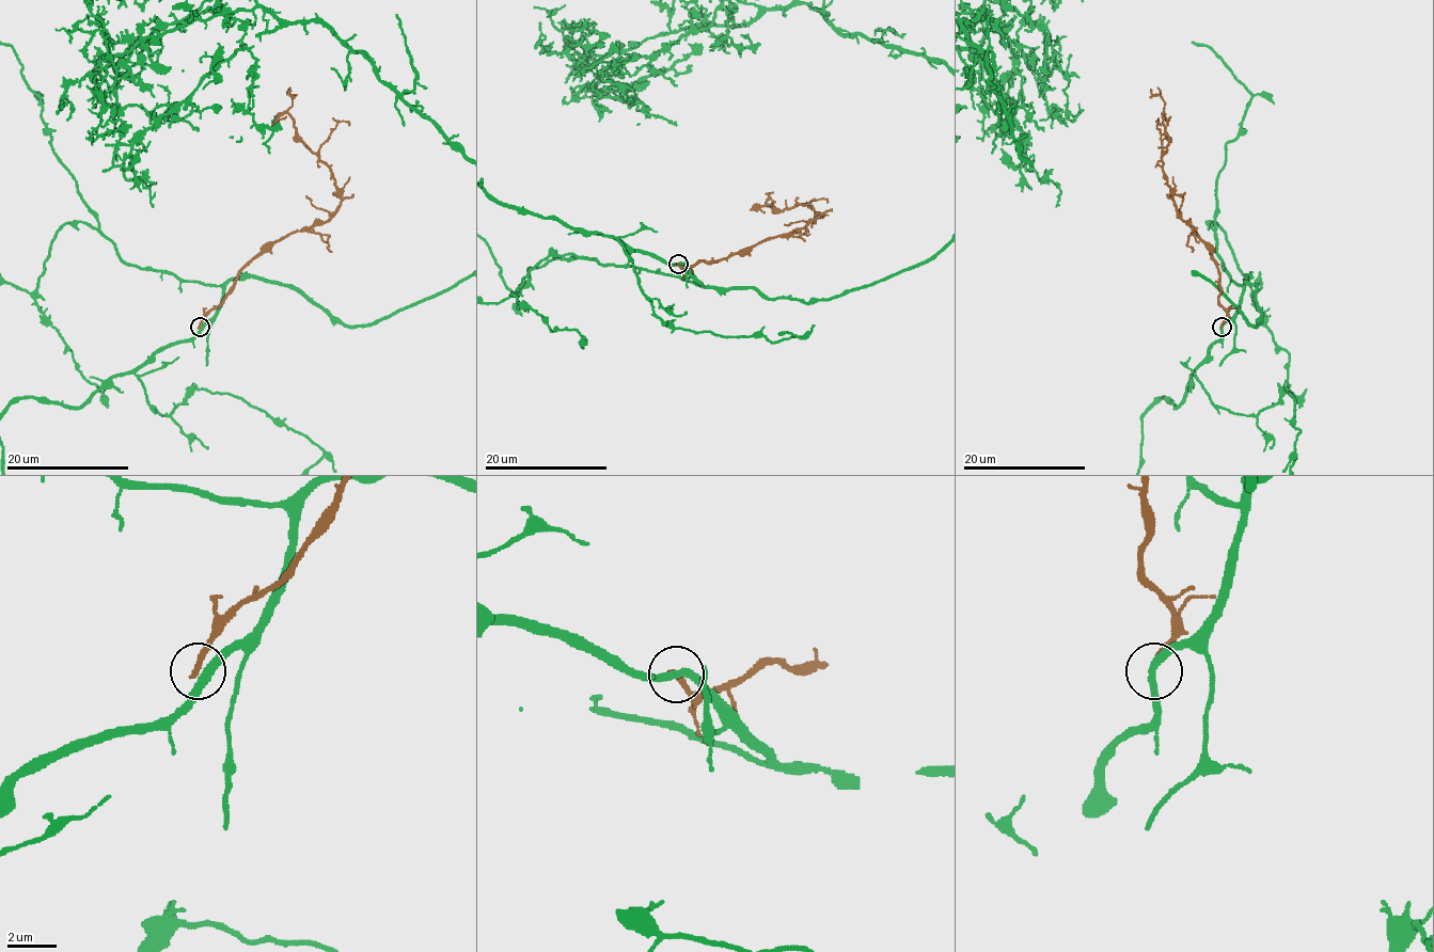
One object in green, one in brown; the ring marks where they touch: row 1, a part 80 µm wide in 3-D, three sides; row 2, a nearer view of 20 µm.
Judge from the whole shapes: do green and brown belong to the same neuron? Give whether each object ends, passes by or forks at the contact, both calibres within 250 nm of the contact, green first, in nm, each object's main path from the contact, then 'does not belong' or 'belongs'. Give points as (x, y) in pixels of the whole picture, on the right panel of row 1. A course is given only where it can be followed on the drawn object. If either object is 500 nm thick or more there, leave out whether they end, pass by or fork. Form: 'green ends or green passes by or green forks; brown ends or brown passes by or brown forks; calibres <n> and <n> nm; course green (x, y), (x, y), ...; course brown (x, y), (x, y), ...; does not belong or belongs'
green passes by; brown ends; calibres 320 and 240 nm; course green (1222, 327), (1245, 276), (1256, 326), (1020, 154), (961, 29), (982, 6), (1007, 38), (998, 93); course brown (1222, 327), (1226, 313), (1212, 251), (1181, 219), (1163, 170), (1169, 143), (1156, 86); does not belong

